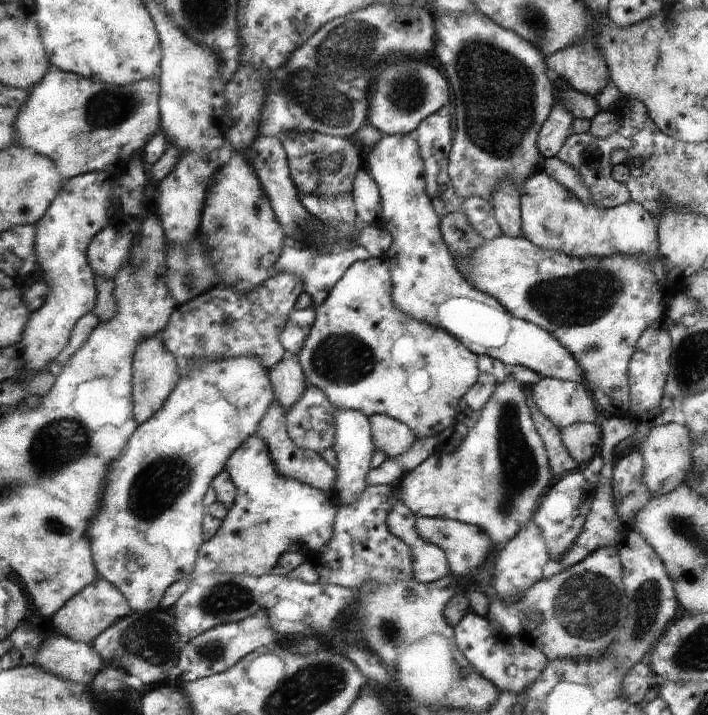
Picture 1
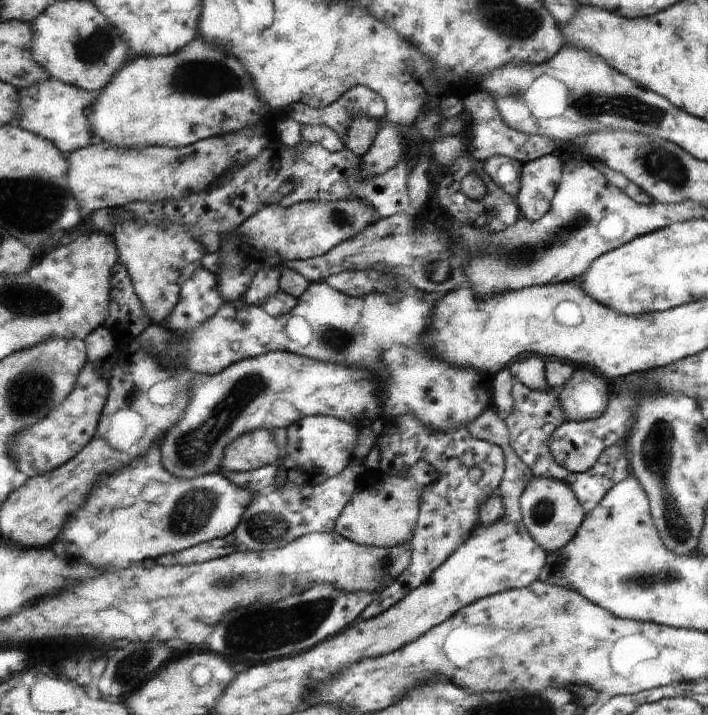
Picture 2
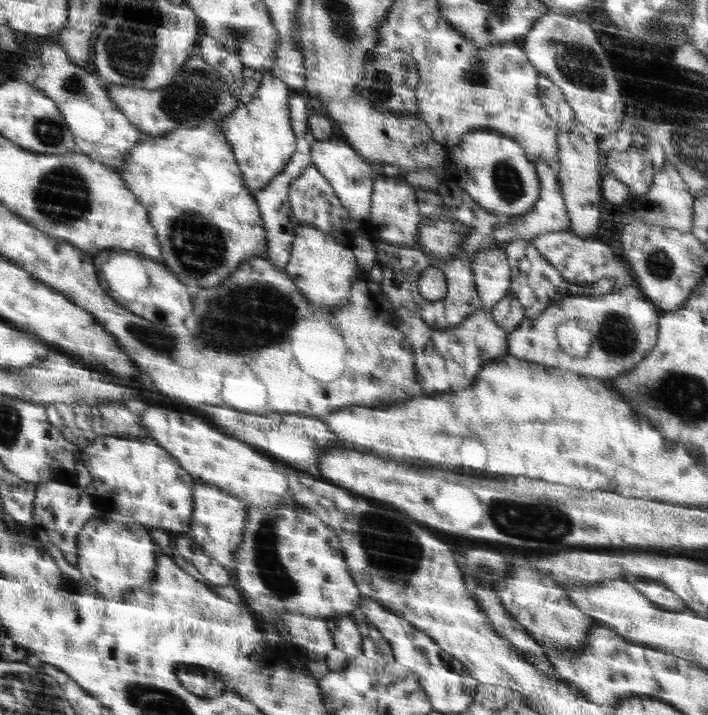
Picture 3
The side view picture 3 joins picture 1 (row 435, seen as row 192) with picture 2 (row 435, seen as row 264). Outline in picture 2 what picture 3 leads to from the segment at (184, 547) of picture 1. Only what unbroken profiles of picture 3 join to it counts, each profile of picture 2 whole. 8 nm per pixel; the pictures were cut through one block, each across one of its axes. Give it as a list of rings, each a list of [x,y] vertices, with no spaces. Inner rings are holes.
[[[270,351],[255,356],[254,358],[242,359],[241,361],[235,362],[215,375],[197,373],[194,379],[194,384],[190,389],[191,401],[190,404],[186,406],[185,414],[172,429],[164,434],[164,438],[162,438],[162,442],[160,442],[161,458],[162,462],[164,462],[165,469],[169,470],[173,475],[183,479],[191,479],[196,478],[197,476],[202,476],[203,474],[213,473],[220,469],[221,460],[222,457],[224,457],[224,452],[227,446],[240,437],[241,434],[251,433],[253,430],[258,429],[268,429],[270,431],[273,429],[281,429],[282,427],[286,428],[288,425],[300,421],[301,418],[312,415],[328,415],[341,419],[344,422],[351,423],[358,431],[361,431],[364,427],[369,428],[372,423],[378,420],[378,418],[382,418],[382,402],[380,402],[381,398],[379,397],[377,381],[370,377],[370,372],[366,370],[360,372],[360,370],[362,370],[362,368],[357,366],[320,362],[291,352]]]

